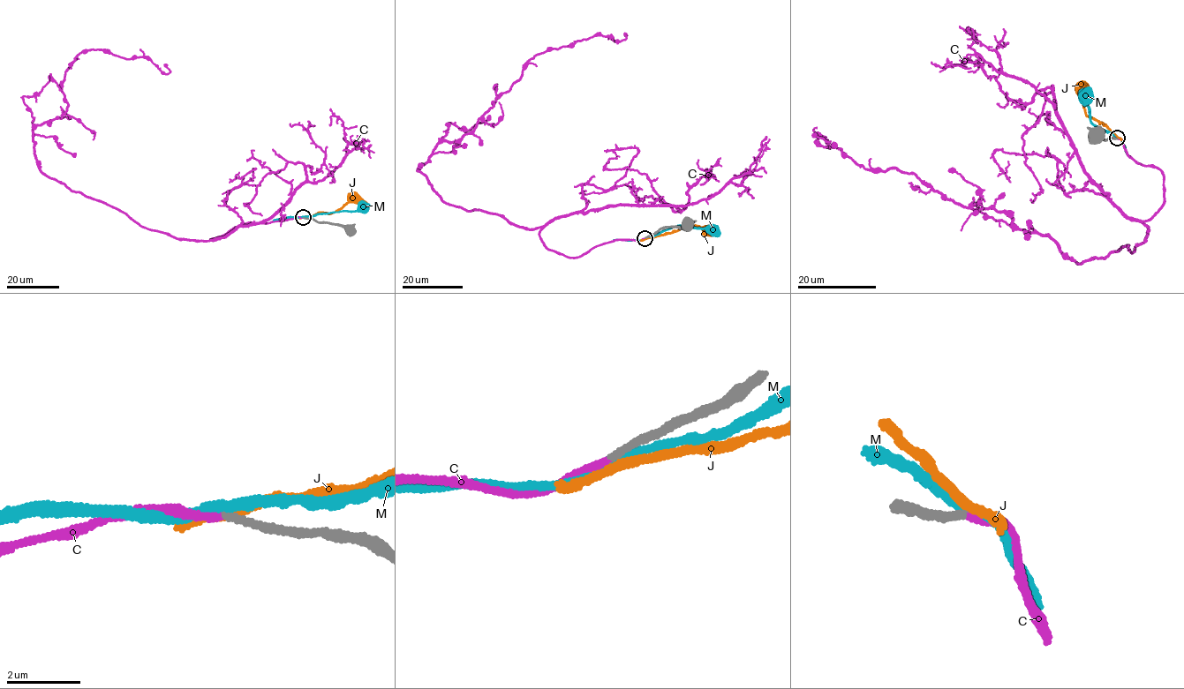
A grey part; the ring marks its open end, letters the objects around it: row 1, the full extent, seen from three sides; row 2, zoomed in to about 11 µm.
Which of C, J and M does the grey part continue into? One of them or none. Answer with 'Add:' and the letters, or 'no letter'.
Add: C

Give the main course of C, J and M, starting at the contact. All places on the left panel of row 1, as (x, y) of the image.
C: (303, 218), (175, 238), (41, 169), (32, 131), (65, 111), (78, 55), (164, 63)
J: (303, 217), (333, 213), (355, 198)
M: (303, 217), (363, 208)

